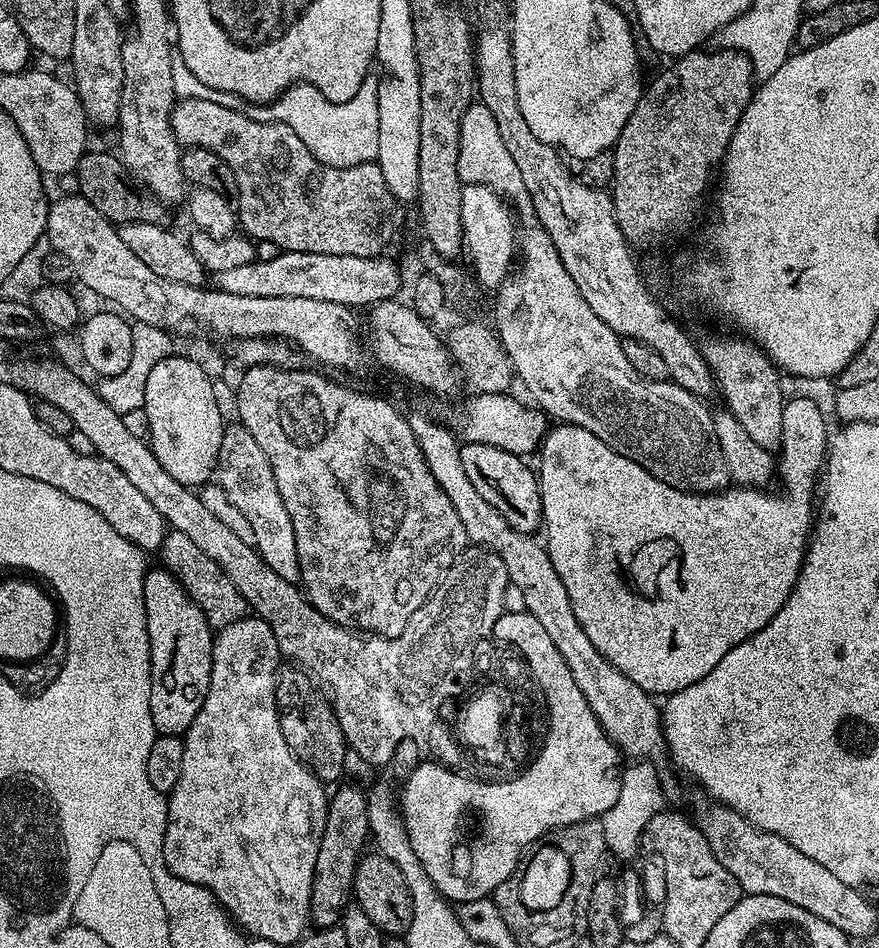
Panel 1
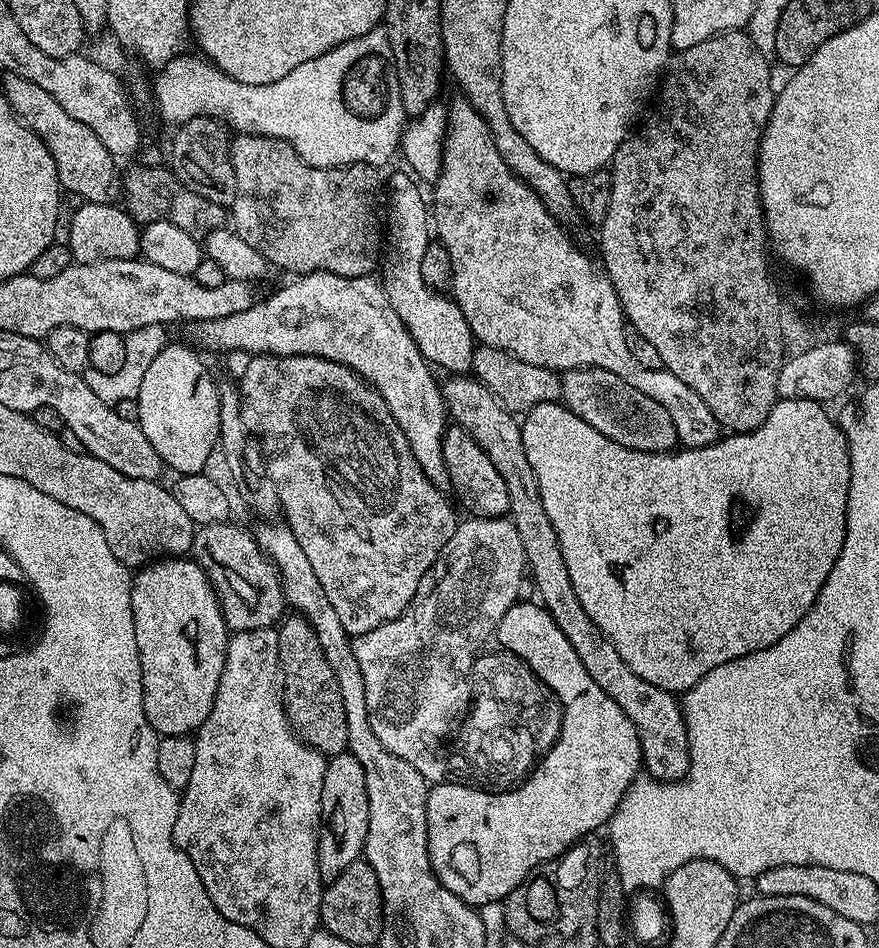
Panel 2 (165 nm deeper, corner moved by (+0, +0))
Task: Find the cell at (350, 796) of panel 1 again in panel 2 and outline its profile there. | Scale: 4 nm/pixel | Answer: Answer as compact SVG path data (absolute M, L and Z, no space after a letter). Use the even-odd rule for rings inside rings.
M339 752L324 765L318 842L318 870L321 881L338 878L342 870L346 870L346 866L361 859L369 822L370 806L366 798L366 778L362 774L362 766L351 752Z

